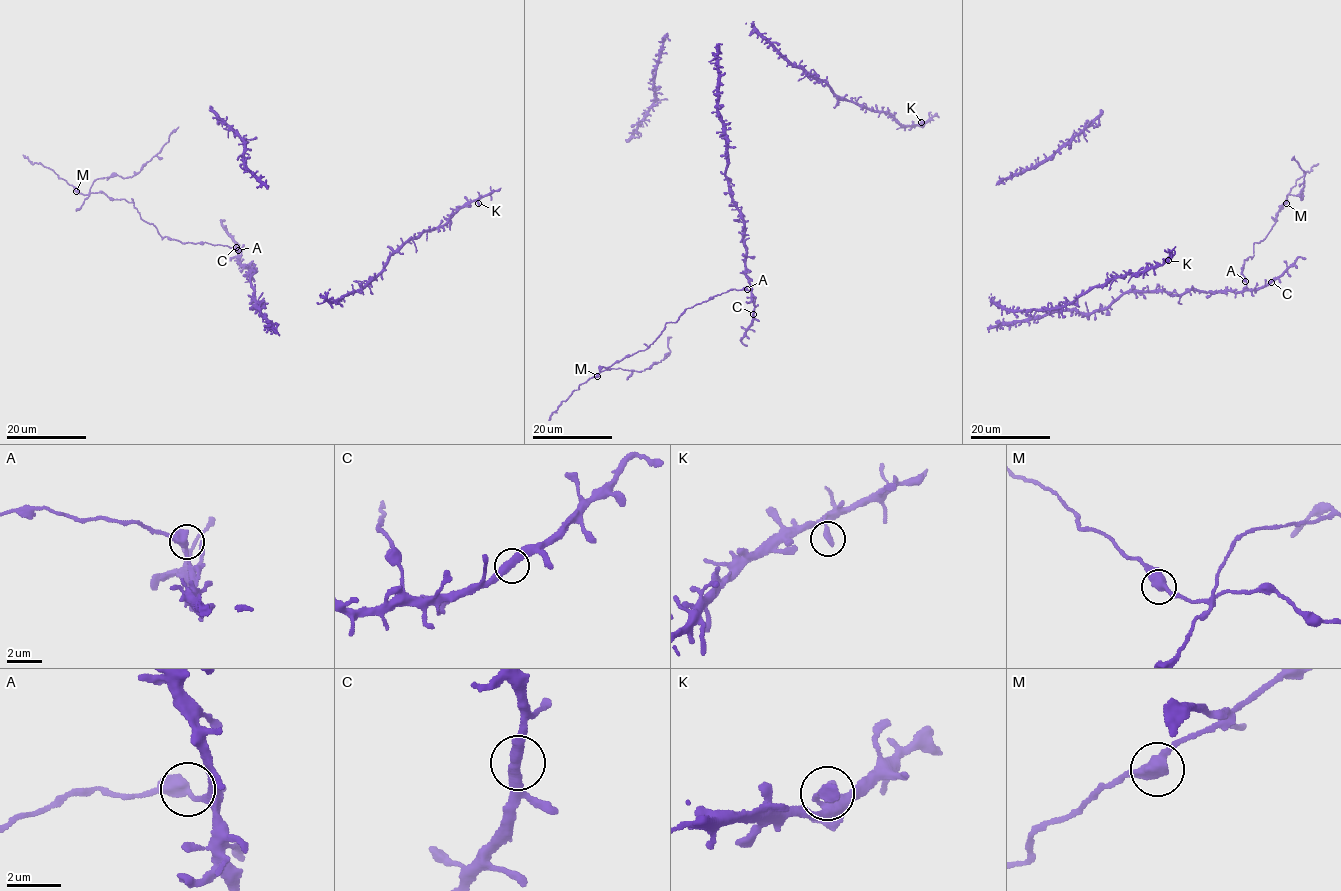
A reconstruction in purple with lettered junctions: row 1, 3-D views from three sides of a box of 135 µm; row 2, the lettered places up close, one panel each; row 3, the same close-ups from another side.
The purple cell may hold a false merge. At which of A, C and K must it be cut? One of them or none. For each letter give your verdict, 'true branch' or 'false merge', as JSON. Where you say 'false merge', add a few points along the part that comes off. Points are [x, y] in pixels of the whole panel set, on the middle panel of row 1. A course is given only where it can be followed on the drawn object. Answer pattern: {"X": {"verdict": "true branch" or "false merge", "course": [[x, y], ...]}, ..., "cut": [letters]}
{"A": {"verdict": "false merge", "course": [[747, 289], [727, 290], [688, 307], [646, 348], [609, 370], [649, 368], [667, 356], [672, 337]]}, "C": {"verdict": "true branch"}, "K": {"verdict": "true branch"}, "cut": ["A"]}

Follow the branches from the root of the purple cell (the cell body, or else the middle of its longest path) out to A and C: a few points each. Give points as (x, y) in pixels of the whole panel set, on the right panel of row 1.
A: (1113, 300), (1128, 292), (1164, 291), (1176, 294), (1198, 289), (1238, 292), (1246, 287), (1246, 281)
C: (1113, 300), (1128, 292), (1164, 291), (1176, 294), (1198, 289), (1238, 292), (1256, 289), (1271, 282)

